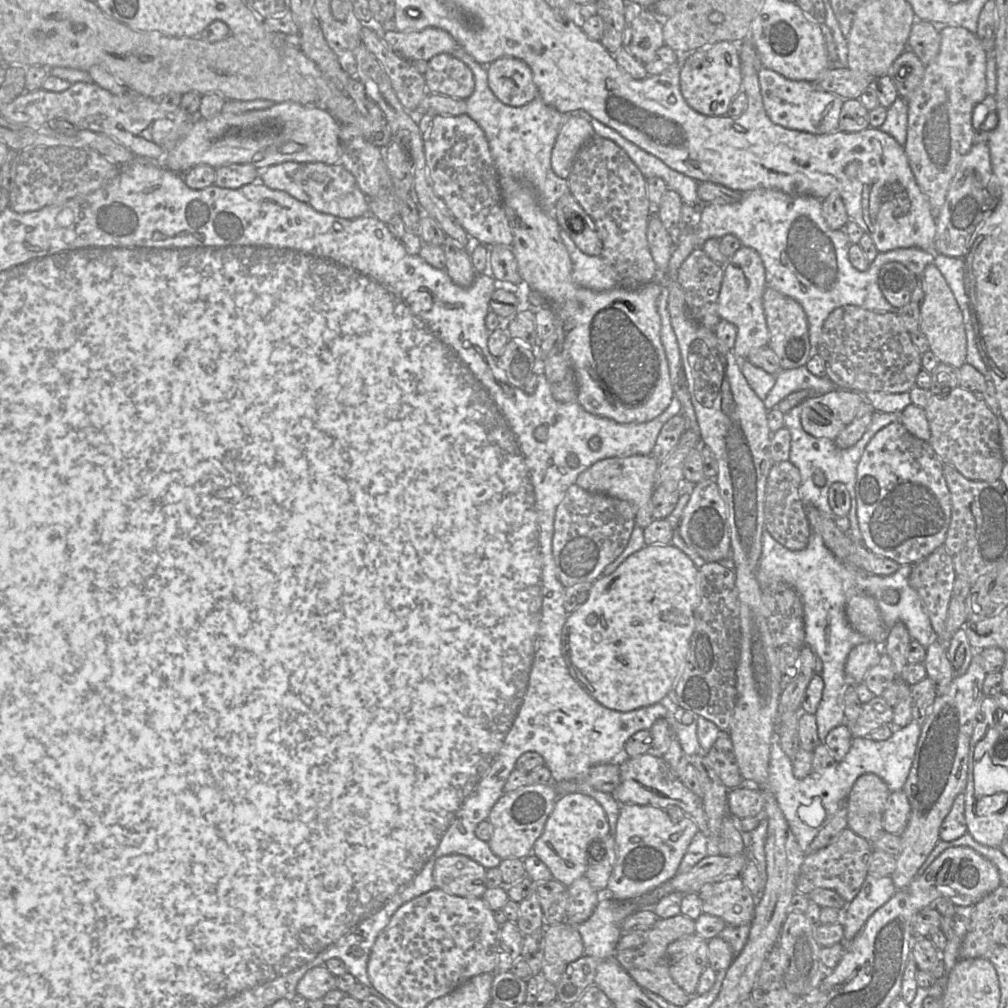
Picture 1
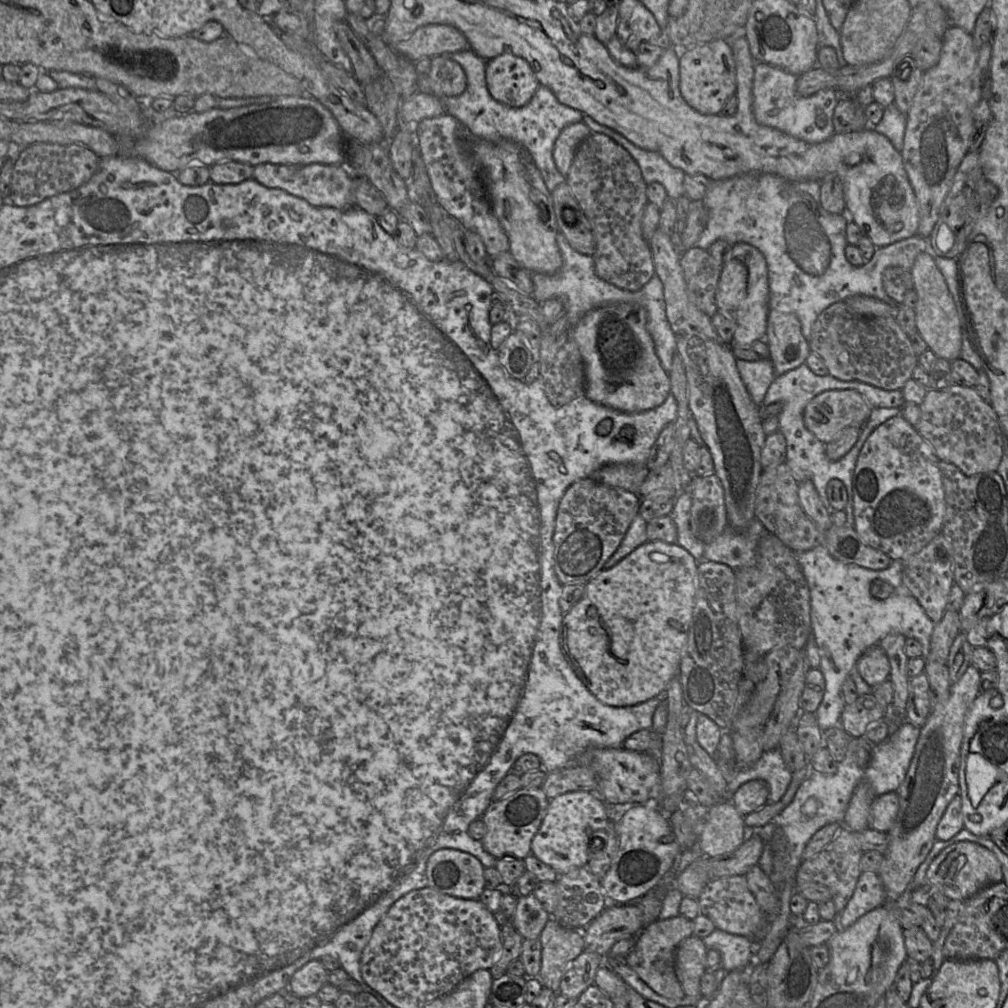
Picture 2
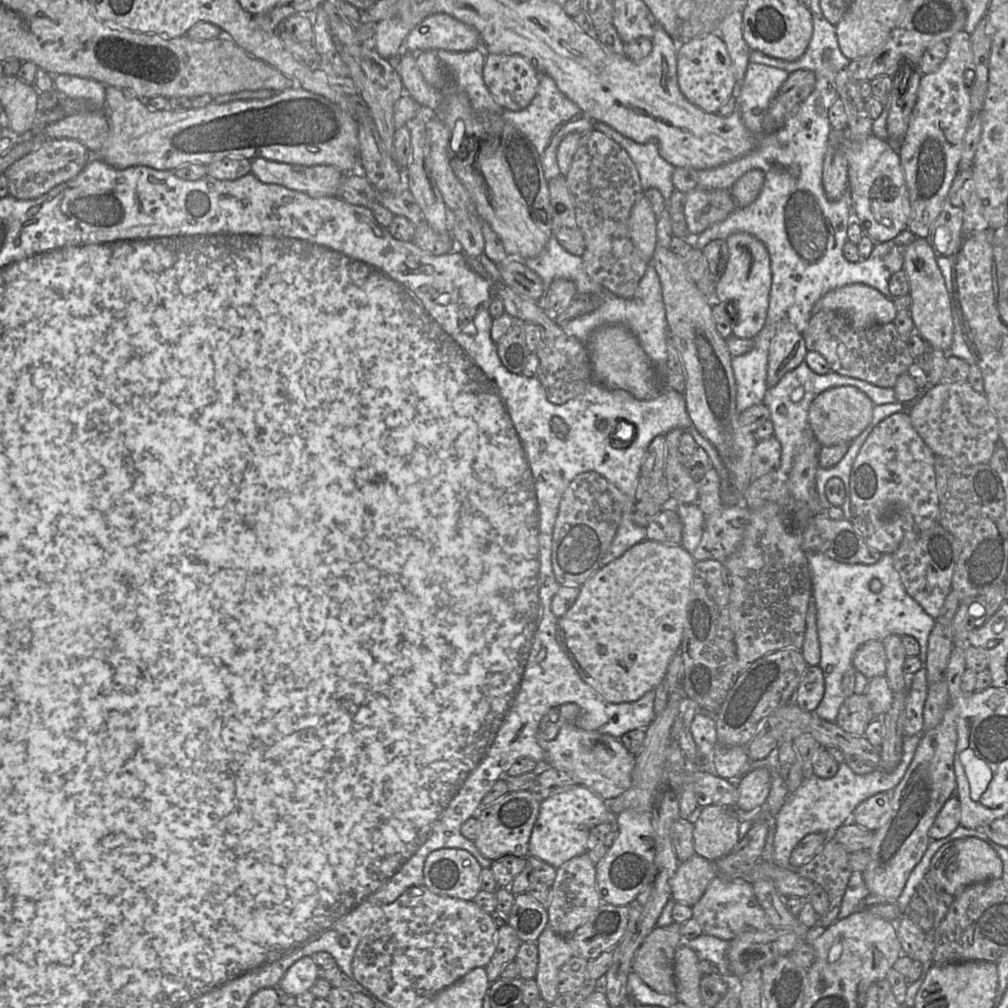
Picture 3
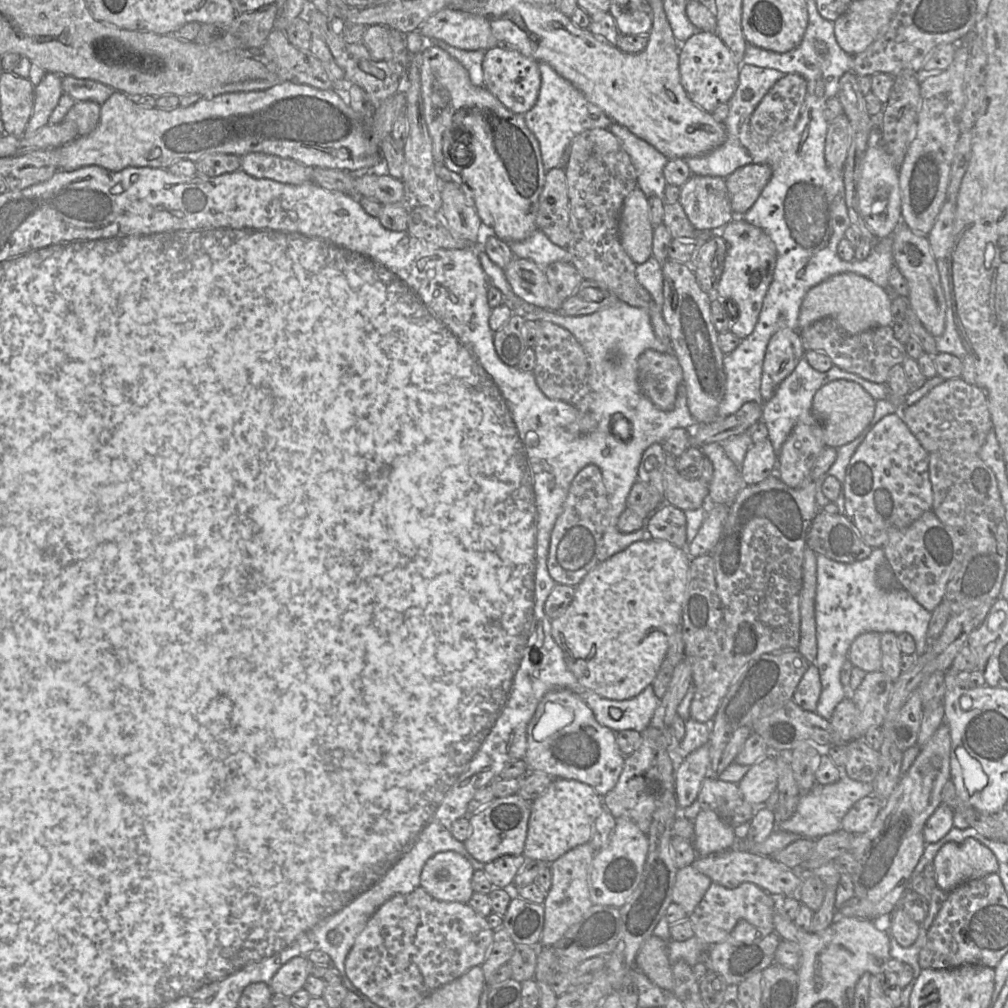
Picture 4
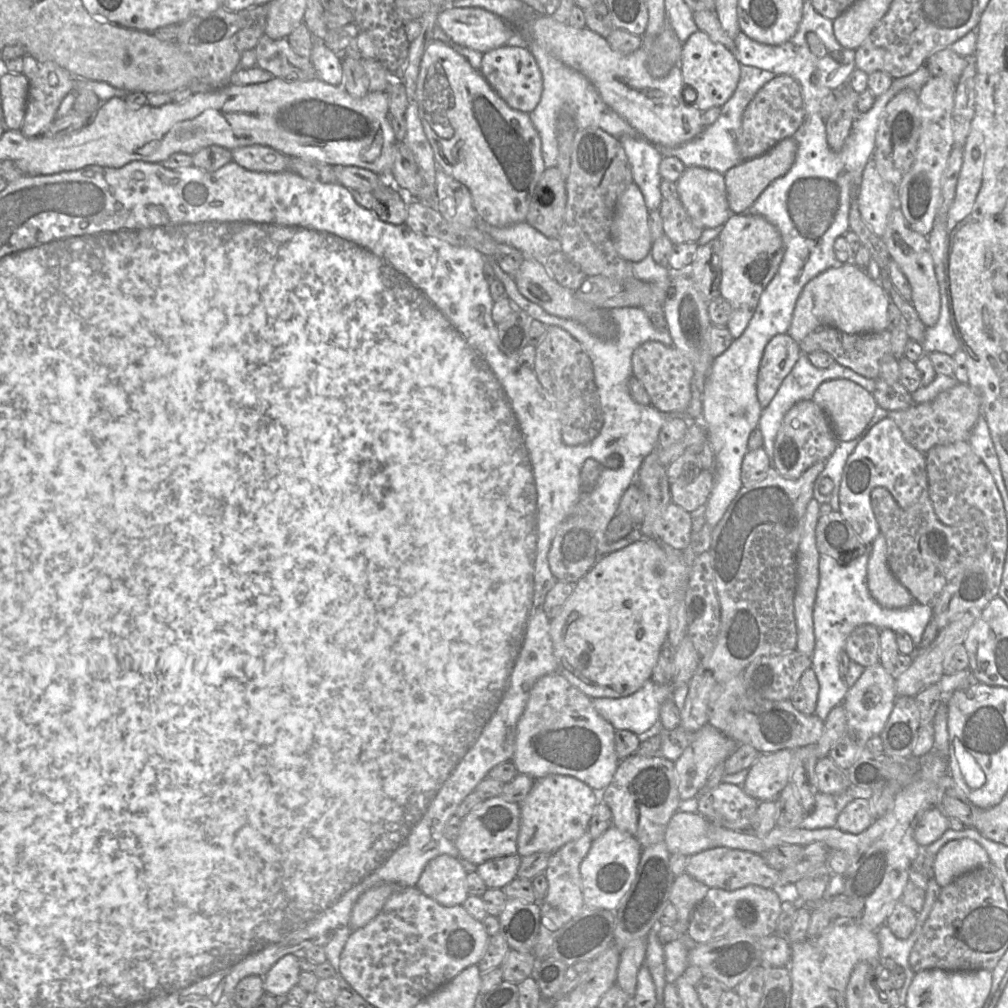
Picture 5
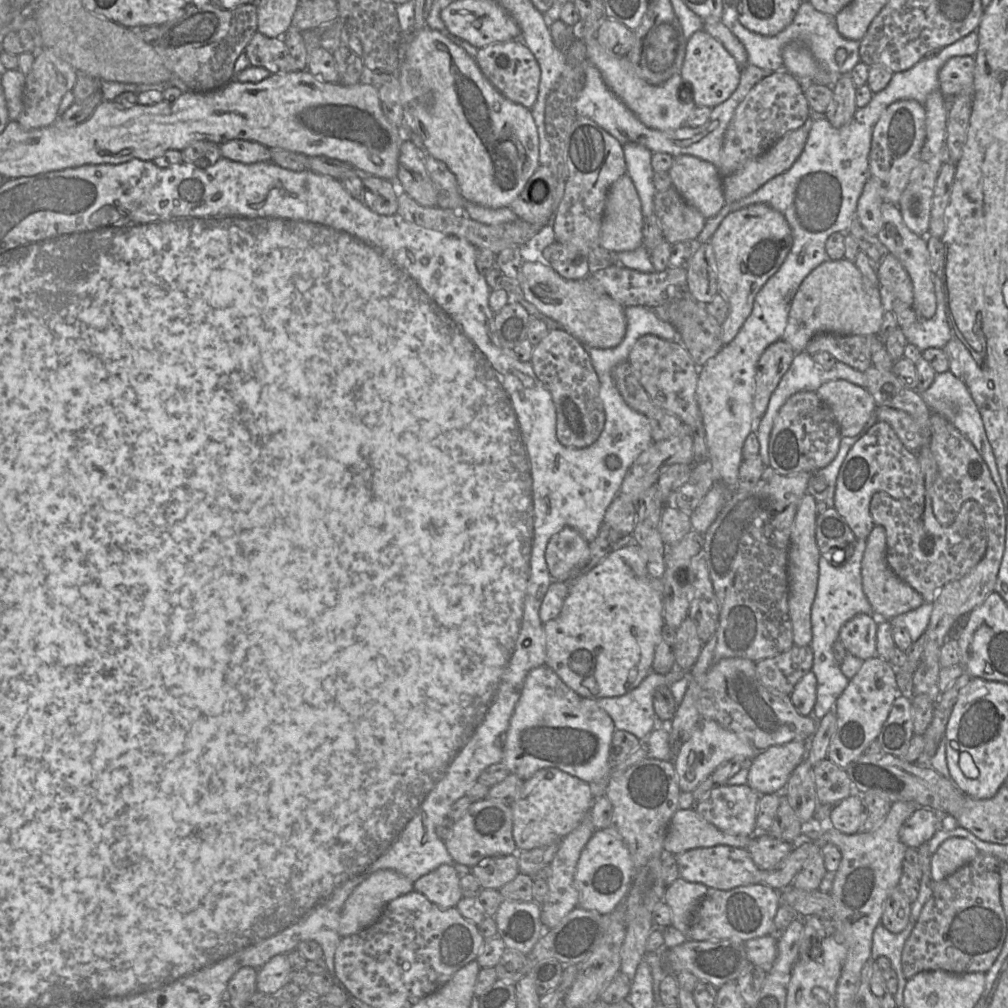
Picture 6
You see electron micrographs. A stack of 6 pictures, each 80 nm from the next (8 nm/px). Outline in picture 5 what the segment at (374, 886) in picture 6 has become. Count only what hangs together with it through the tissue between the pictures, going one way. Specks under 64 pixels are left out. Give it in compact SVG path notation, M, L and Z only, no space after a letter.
M385 883L364 892L356 901L351 912L350 927L352 931L371 922L398 888L401 887L397 884Z

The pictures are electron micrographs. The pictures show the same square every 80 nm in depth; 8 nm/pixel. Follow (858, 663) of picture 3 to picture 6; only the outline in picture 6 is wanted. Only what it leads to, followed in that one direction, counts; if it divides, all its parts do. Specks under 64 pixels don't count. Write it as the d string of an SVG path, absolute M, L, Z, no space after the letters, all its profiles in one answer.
M857 614L841 628L839 639L847 652L866 660L877 656L877 622L867 614Z

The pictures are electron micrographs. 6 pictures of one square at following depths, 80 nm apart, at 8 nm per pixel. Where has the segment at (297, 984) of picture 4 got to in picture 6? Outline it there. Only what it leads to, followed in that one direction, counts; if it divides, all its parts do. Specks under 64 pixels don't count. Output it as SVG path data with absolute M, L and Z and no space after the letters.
M287 954L272 957L257 970L256 989L265 995L277 995L290 981L292 967Z

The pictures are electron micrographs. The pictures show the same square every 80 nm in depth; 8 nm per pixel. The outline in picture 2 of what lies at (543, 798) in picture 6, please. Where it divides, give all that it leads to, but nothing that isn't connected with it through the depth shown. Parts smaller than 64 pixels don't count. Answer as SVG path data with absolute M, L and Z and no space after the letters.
M570 791L550 799L547 812L531 842L531 854L550 866L558 875L587 866L593 833L604 830L609 822L607 804L595 792Z

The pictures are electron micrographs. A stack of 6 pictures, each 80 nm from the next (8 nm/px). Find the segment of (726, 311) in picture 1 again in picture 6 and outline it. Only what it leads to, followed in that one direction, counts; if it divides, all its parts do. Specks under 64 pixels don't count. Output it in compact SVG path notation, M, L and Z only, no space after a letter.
M753 204L730 213L722 221L709 243L713 247L716 259L718 293L722 294L729 304L728 316L721 324L721 340L724 345L727 345L735 338L750 316L758 292L768 279L779 270L789 254L793 244L792 230L780 212L767 204Z

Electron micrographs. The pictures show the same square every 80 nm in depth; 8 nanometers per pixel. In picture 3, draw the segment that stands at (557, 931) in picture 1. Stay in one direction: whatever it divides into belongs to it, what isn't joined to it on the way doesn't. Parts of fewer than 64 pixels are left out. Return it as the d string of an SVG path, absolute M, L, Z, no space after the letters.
M549 926L542 931L537 940L538 970L535 977L540 991L540 998L549 1005L558 993L558 974L561 967L573 957L569 937L555 933Z

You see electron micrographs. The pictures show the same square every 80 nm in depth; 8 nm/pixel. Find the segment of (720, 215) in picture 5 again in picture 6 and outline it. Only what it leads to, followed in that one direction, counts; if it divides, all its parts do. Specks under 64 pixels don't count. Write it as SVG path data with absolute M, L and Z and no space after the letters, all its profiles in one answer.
M690 155L674 157L668 171L673 187L706 220L726 204L723 177L713 164Z

